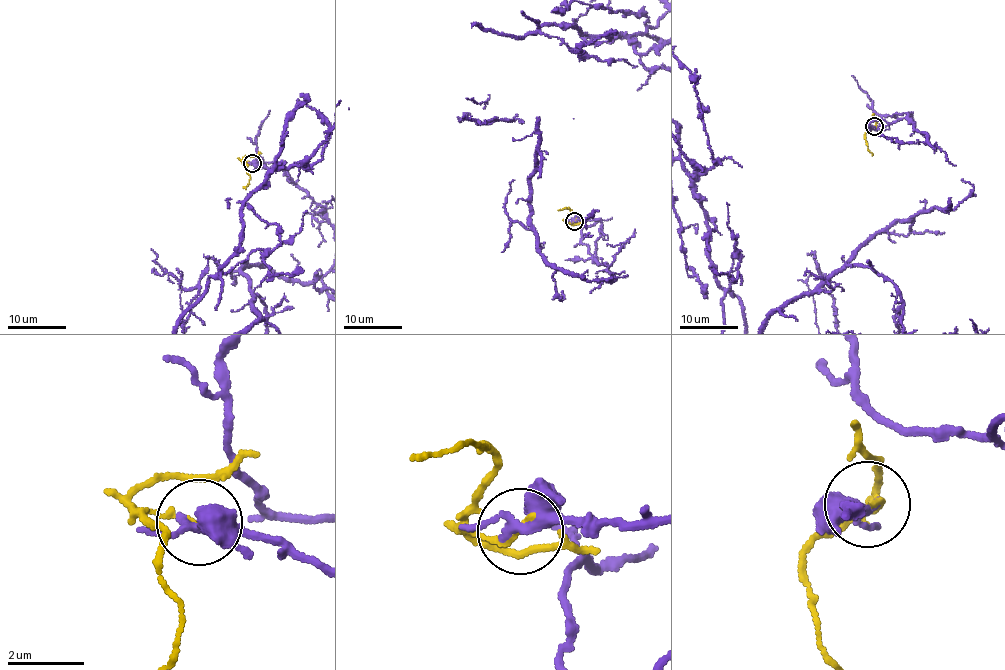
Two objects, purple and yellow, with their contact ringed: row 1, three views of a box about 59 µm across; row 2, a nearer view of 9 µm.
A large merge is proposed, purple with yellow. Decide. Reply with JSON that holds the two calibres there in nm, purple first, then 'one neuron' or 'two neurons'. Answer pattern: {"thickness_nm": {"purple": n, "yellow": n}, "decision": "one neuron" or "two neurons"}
{"thickness_nm": {"purple": 300, "yellow": 150}, "decision": "two neurons"}

